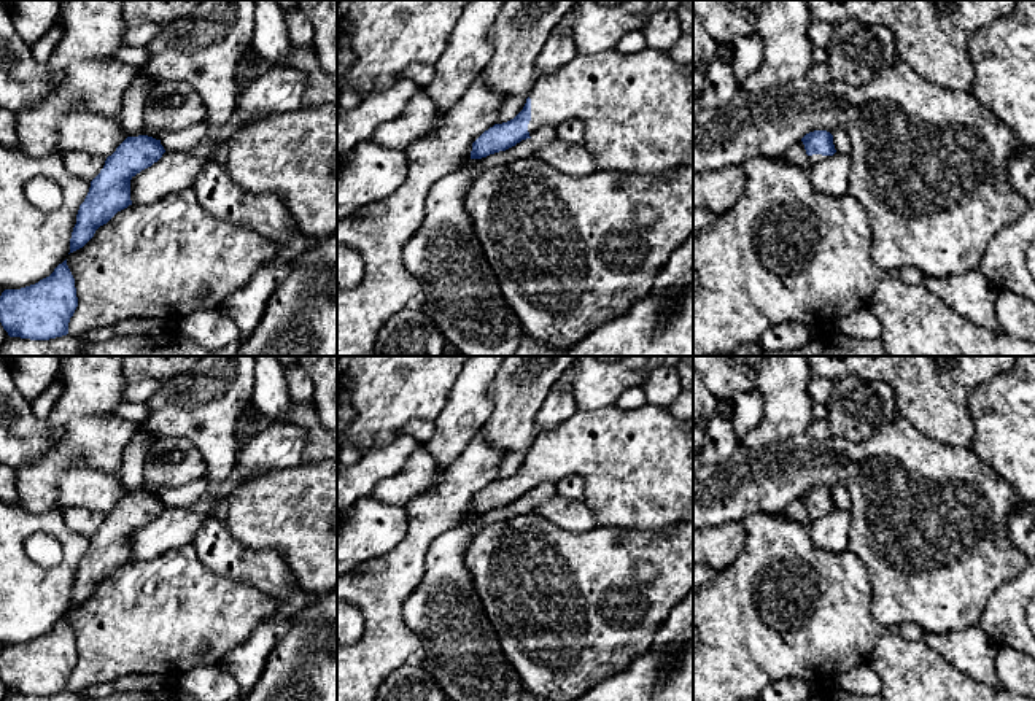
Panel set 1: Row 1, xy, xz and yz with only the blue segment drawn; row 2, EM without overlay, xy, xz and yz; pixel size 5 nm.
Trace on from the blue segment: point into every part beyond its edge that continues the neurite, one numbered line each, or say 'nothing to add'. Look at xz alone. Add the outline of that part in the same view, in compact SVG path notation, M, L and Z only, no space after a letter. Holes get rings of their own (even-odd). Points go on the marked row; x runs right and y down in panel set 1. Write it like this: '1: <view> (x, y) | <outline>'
1: xz (638, 108) | M645 48L633 54L617 49L576 54L539 78L529 99L529 137L542 126L558 127L579 119L585 126L583 146L595 156L596 170L666 176L693 161L693 62L677 64L666 51Z

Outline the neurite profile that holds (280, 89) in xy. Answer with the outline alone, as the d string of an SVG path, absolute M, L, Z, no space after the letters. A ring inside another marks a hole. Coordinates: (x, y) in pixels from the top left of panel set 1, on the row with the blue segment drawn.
M275 65L256 78L245 87L240 97L235 100L235 108L229 121L221 129L207 129L207 134L189 153L169 151L154 162L151 167L141 170L130 180L130 200L132 203L154 203L162 197L181 189L188 189L202 172L204 165L213 161L213 149L218 145L227 145L234 134L245 124L254 122L261 118L267 118L277 113L288 113L300 107L304 92L307 89L307 75L297 68Z

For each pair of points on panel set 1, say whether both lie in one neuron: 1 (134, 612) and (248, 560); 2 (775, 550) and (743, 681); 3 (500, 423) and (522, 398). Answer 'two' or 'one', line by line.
1: two
2: one
3: one

